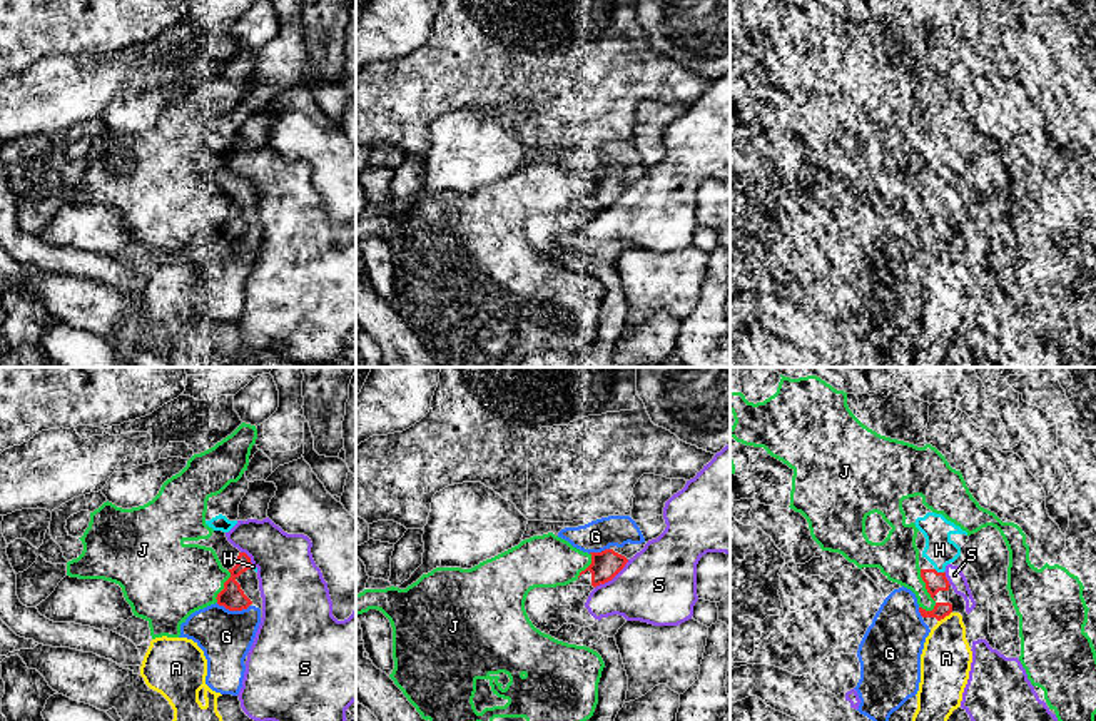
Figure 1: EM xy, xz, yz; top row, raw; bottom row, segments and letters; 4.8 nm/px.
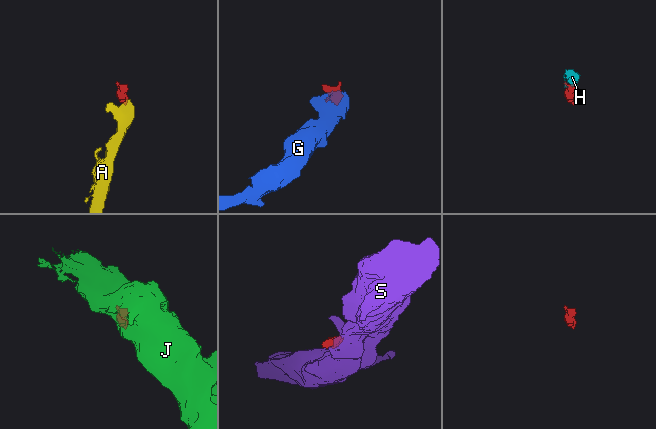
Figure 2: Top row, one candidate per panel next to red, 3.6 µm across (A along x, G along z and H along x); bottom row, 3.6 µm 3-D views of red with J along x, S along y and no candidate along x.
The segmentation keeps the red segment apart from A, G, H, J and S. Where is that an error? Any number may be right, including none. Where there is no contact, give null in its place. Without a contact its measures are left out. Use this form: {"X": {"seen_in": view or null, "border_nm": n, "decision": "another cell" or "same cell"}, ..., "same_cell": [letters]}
{"A": {"seen_in": "yz", "border_nm": 90, "decision": "another cell"}, "G": {"seen_in": "xy", "border_nm": 170, "decision": "same cell"}, "H": {"seen_in": "yz", "border_nm": 50, "decision": "same cell"}, "J": {"seen_in": "yz", "border_nm": 220, "decision": "another cell"}, "S": {"seen_in": "xz", "border_nm": 220, "decision": "another cell"}, "same_cell": ["G", "H"]}

